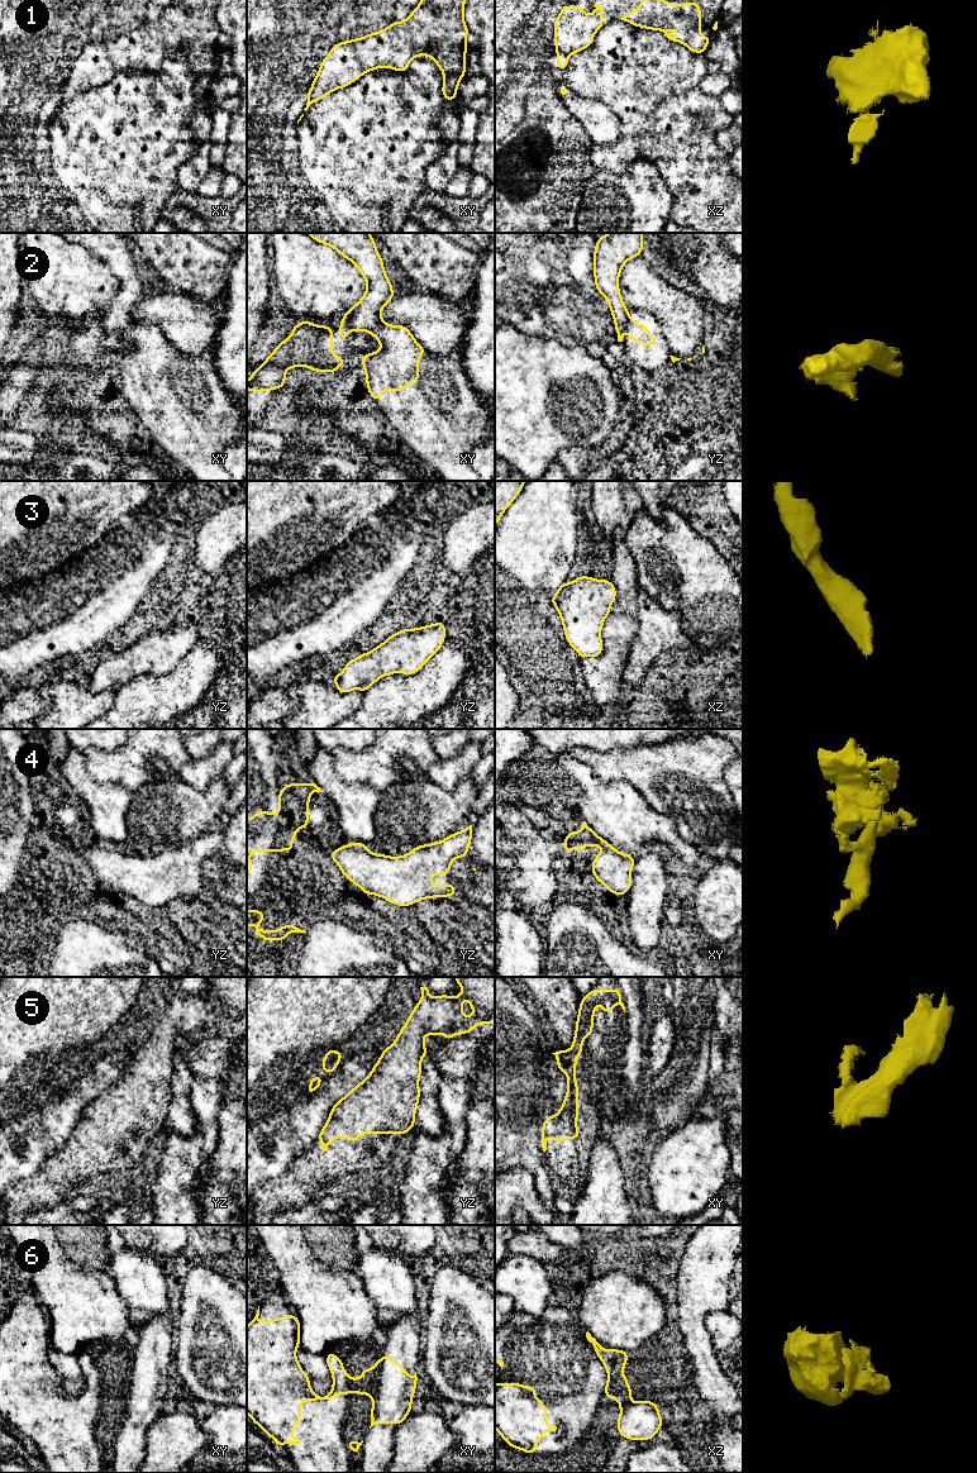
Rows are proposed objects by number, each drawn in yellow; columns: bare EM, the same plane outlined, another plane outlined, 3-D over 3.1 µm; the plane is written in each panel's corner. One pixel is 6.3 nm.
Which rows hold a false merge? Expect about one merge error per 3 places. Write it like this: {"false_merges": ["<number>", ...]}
{"false_merges": ["1", "2", "4", "6"]}

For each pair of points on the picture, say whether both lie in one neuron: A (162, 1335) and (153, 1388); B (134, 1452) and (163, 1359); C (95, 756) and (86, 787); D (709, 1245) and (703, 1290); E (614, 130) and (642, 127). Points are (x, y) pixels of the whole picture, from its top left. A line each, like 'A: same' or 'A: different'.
A: same
B: same
C: different
D: same
E: different

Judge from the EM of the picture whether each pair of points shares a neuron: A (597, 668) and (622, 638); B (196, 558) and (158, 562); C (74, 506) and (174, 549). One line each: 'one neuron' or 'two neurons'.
A: one neuron
B: two neurons
C: one neuron

